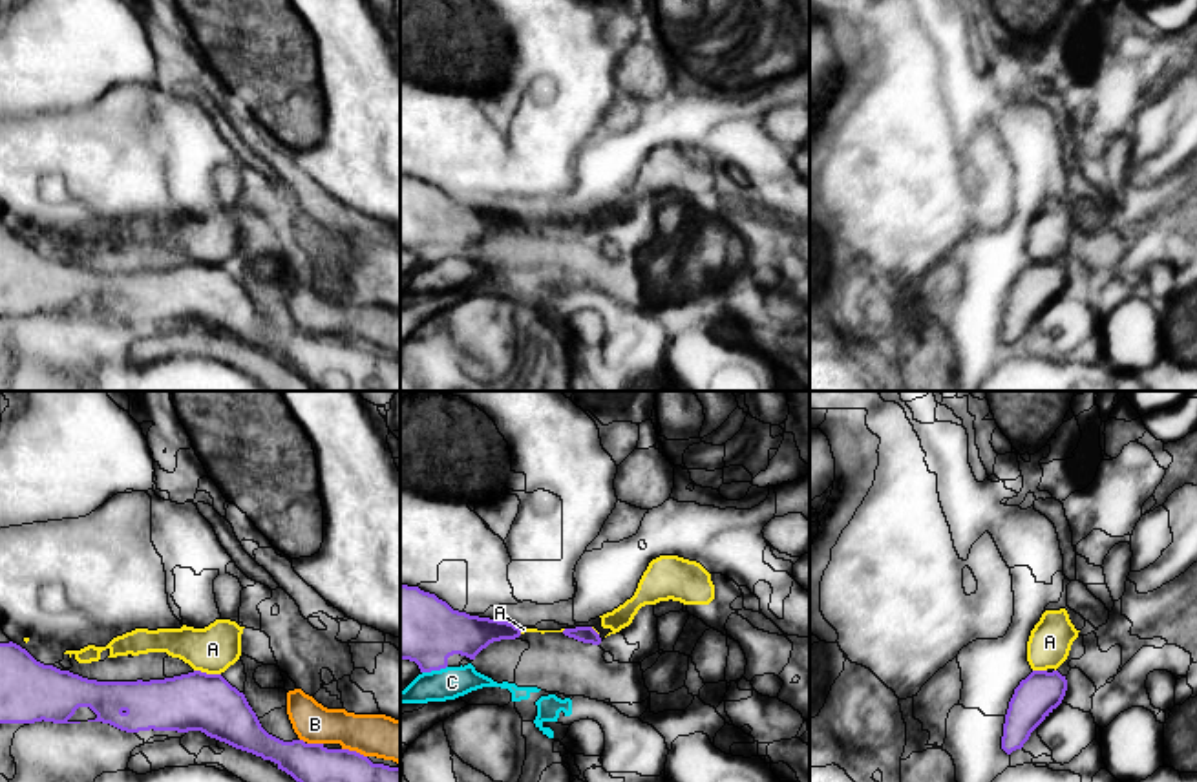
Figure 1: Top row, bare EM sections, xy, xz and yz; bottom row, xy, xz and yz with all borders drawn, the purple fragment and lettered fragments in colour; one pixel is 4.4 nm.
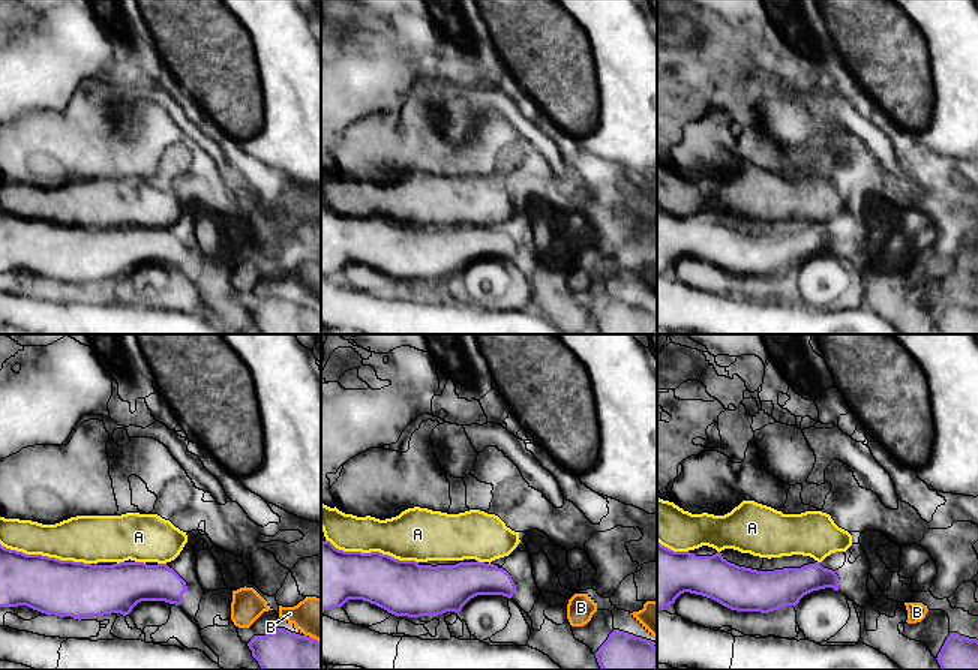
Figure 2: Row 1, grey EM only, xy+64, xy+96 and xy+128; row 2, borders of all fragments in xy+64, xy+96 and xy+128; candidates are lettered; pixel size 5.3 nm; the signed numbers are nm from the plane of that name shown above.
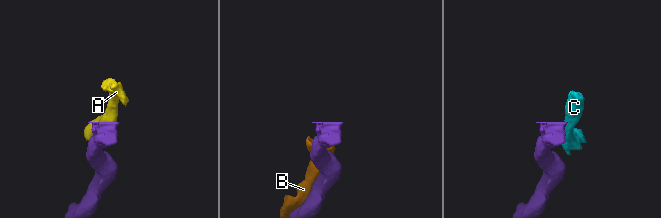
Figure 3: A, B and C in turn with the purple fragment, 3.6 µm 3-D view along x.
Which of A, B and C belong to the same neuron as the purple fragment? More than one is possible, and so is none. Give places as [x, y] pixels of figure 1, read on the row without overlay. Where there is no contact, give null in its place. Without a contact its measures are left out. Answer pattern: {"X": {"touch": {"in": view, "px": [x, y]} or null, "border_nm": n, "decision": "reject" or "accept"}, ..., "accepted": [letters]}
{"A": {"touch": {"in": "xy", "px": [205, 264]}, "border_nm": 120, "decision": "reject"}, "B": {"touch": {"in": "xy", "px": [355, 342]}, "border_nm": 120, "decision": "reject"}, "C": {"touch": {"in": "xz", "px": [434, 260]}, "border_nm": 120, "decision": "reject"}, "accepted": []}

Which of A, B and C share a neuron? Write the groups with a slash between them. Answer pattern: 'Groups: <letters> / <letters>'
Groups: A B / C

